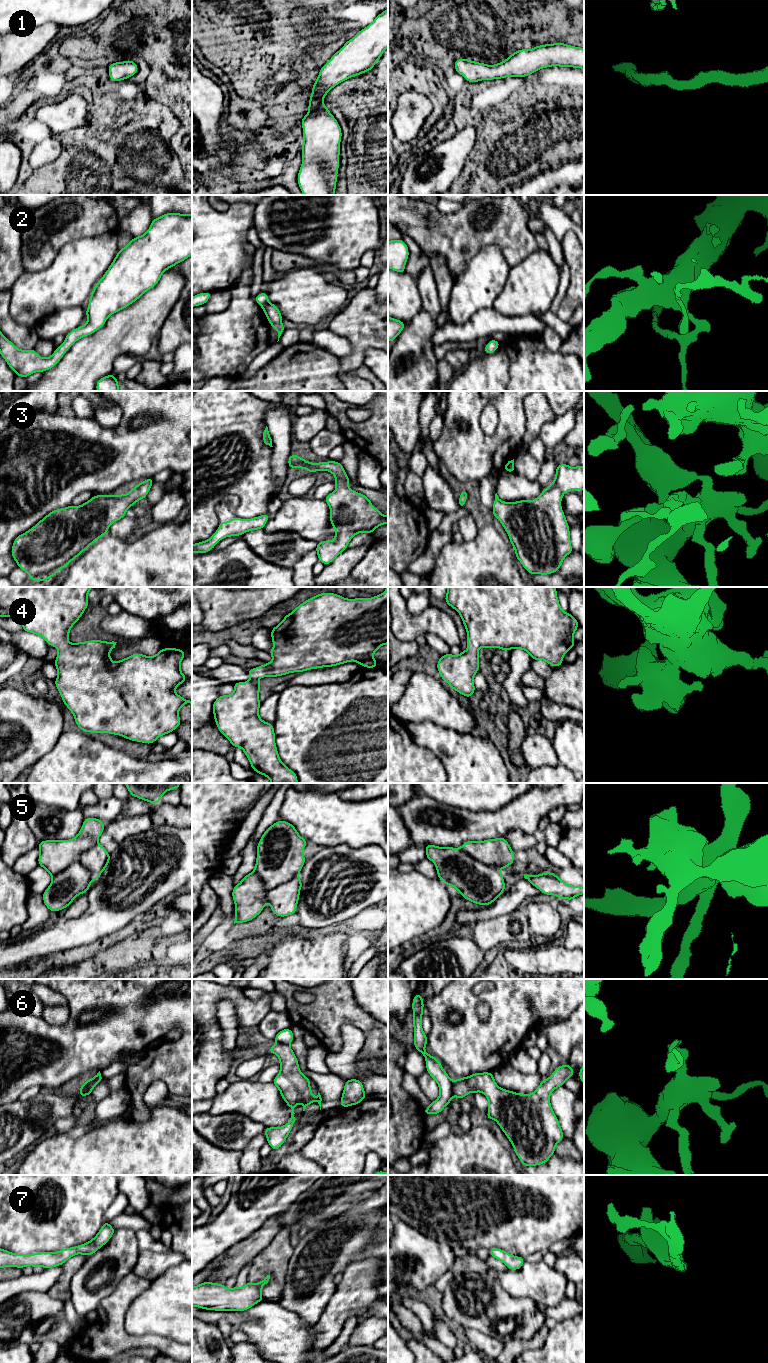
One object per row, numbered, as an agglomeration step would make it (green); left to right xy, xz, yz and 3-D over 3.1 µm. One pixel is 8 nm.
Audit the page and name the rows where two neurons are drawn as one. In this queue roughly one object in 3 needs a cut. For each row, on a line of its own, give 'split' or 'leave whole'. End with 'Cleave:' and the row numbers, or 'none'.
1: leave whole
2: leave whole
3: leave whole
4: leave whole
5: leave whole
6: split
7: leave whole
Cleave: 6

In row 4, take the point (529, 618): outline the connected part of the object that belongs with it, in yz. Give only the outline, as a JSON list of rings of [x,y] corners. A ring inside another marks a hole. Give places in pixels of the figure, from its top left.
[[[447,587],[445,602],[455,609],[467,632],[468,647],[458,655],[447,653],[437,661],[437,670],[450,688],[470,698],[475,693],[474,676],[479,672],[479,648],[522,649],[532,660],[544,660],[552,667],[563,663],[565,654],[575,646],[574,633],[578,629],[577,619],[561,609],[556,587]]]

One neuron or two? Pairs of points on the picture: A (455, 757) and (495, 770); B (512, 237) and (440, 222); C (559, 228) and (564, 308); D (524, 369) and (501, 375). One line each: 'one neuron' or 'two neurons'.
A: one neuron
B: one neuron
C: two neurons
D: two neurons

